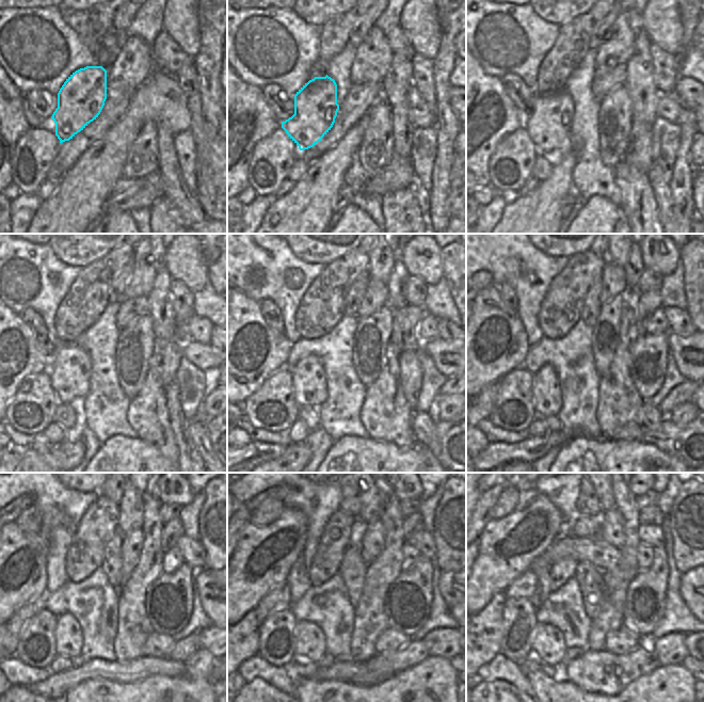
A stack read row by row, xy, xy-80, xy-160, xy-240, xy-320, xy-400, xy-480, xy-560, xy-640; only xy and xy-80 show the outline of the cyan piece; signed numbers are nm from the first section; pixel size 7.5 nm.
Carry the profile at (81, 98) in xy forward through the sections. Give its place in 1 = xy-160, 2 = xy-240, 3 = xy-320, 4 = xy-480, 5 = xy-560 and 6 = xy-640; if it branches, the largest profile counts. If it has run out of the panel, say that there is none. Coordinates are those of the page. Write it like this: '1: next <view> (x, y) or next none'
1: next xy-160 (548, 126)
2: next xy-240 (70, 367)
3: next xy-320 (308, 378)
4: next xy-480 (68, 635)
5: next xy-560 (309, 642)
6: next xy-640 (547, 645)

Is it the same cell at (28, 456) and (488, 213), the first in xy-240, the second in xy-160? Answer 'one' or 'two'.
two

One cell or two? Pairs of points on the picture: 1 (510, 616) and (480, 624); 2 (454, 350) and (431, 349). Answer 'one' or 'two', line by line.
1: two
2: one

